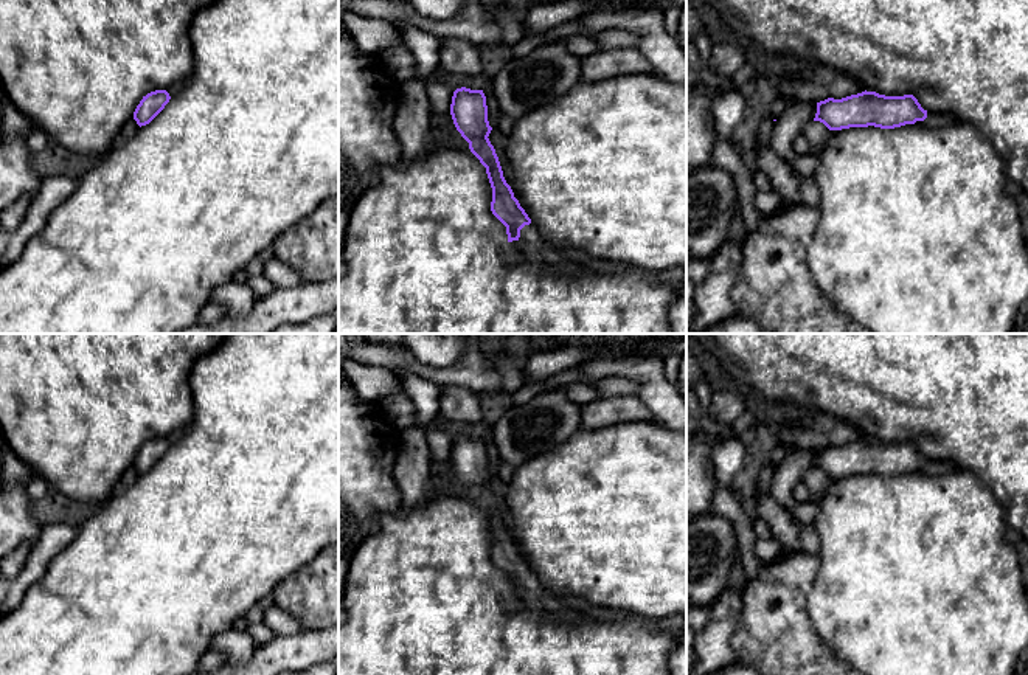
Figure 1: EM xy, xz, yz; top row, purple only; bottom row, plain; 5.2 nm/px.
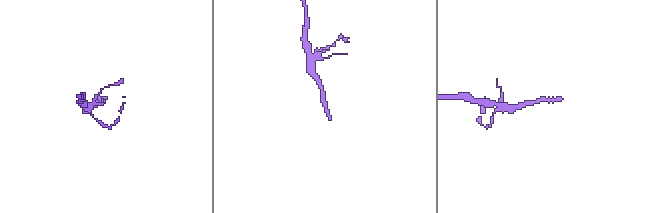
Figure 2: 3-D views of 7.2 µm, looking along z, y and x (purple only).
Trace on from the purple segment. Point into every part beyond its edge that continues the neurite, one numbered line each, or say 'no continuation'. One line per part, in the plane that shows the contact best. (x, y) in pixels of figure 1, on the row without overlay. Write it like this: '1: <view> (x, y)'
1: xz (530, 595)

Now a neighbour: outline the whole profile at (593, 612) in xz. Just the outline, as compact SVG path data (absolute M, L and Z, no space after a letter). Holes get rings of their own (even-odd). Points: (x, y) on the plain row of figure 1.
M590 607L587 611L587 616L590 618L598 618L598 619L626 619L630 614L624 611L616 611L616 610L606 610L606 608L598 608L598 607Z

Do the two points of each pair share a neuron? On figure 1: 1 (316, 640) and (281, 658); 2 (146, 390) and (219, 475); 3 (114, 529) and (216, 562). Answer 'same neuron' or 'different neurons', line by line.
1: same neuron
2: different neurons
3: same neuron

